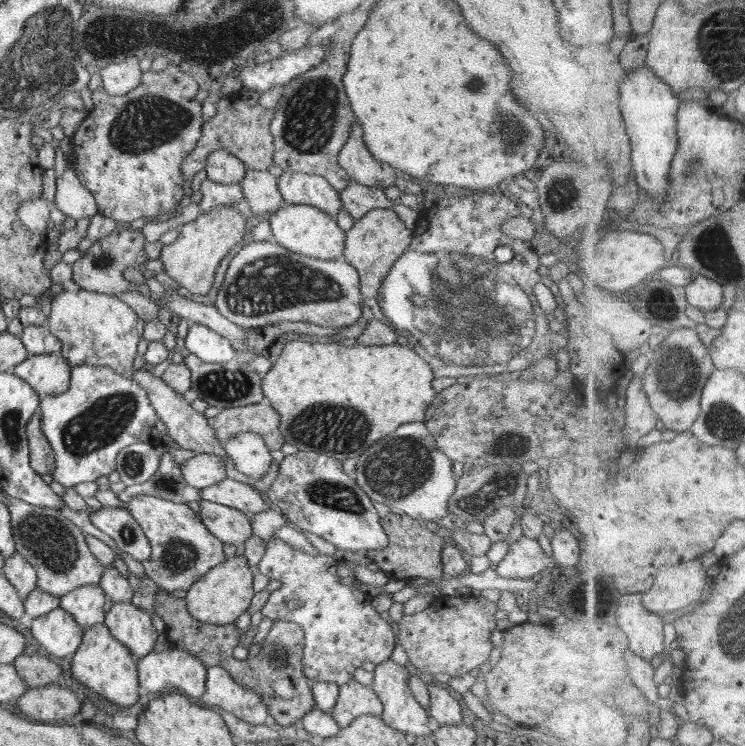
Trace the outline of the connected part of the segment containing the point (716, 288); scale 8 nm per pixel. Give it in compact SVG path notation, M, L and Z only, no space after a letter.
M696 273L696 280L687 287L687 295L693 306L704 312L714 311L726 300L726 290L722 282L716 282L702 273Z

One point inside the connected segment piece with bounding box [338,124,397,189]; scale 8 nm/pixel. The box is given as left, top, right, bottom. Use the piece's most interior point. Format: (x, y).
(354, 157)

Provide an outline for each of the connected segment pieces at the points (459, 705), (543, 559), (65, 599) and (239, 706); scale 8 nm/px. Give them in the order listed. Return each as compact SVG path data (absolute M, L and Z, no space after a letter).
M429 684L429 716L435 718L440 725L455 725L462 723L464 711L463 703L459 697L452 697L447 686Z
M526 537L510 545L505 557L495 565L496 574L505 580L528 580L546 568L557 568L555 560L546 555L539 541Z
M84 585L63 594L60 607L86 630L89 626L105 622L106 613L103 606L108 598L98 585Z
M220 664L207 668L204 694L197 702L212 710L226 710L252 724L263 724L269 712L254 688L239 685Z

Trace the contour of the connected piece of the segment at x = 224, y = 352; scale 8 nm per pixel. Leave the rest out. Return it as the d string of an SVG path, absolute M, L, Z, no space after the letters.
M190 323L184 346L187 352L209 363L232 361L238 354L227 337L200 323Z

